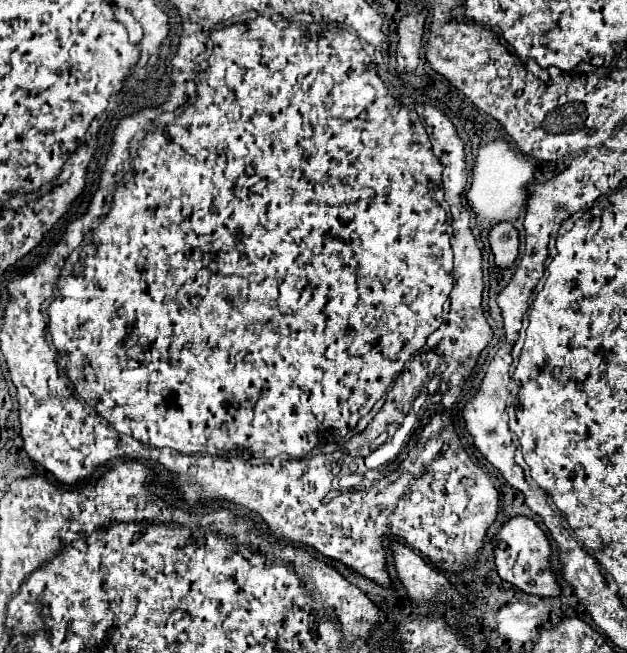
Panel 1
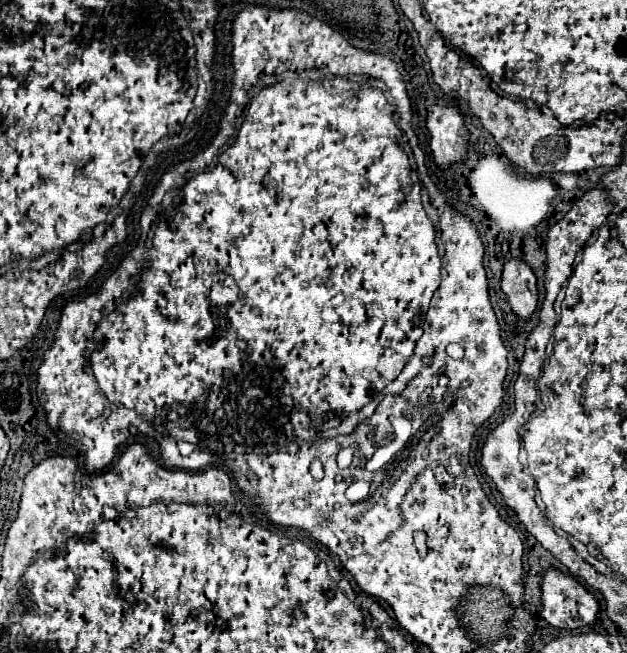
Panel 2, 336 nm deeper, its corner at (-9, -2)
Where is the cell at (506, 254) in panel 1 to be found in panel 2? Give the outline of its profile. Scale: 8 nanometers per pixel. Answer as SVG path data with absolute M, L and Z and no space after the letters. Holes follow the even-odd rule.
M511 260L505 264L501 288L511 304L511 310L529 320L537 308L537 278L523 260Z

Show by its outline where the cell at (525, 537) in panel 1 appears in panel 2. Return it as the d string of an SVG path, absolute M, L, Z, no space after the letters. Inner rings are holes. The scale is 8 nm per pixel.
M549 568L543 576L543 612L541 616L555 628L577 630L597 620L599 602L581 586L573 576L565 576L555 568Z

